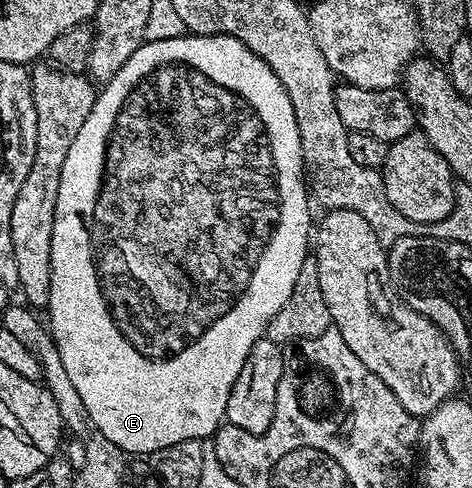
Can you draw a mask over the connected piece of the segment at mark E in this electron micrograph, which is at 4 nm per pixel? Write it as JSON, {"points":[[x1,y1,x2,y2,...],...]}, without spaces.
{"points":[[185,33,181,37,173,37,165,41,144,41,121,65,121,69,102,84,96,94,95,103,91,106,89,117,85,117,85,125,81,125,81,133,73,137,73,145,69,145,69,157,65,157,65,165,61,165,61,189,57,189,57,209,53,221,53,245,51,246,51,284,49,285,49,301,45,308,46,318,49,320,51,338,55,340,55,350,61,353,61,361,65,361,65,369,69,372,69,381,81,393,81,401,85,401,85,409,93,421,93,425,106,439,113,441,113,445,120,451,131,455,149,457,157,449,166,447,176,448,181,441,190,439,206,440,214,436,224,422,229,393,233,389,233,381,237,381,237,373,241,373,241,365,245,365,245,357,249,357,249,349,258,339,267,334,269,321,277,317,277,309,289,301,293,293,293,285,301,273,304,263,309,259,309,240,313,235,313,219,311,223,311,207,307,204,309,198,309,183,305,178,301,135,298,133,297,119,294,117,293,105,289,101,289,93,281,85,277,73,261,61,237,37,232,35,192,35]]}

